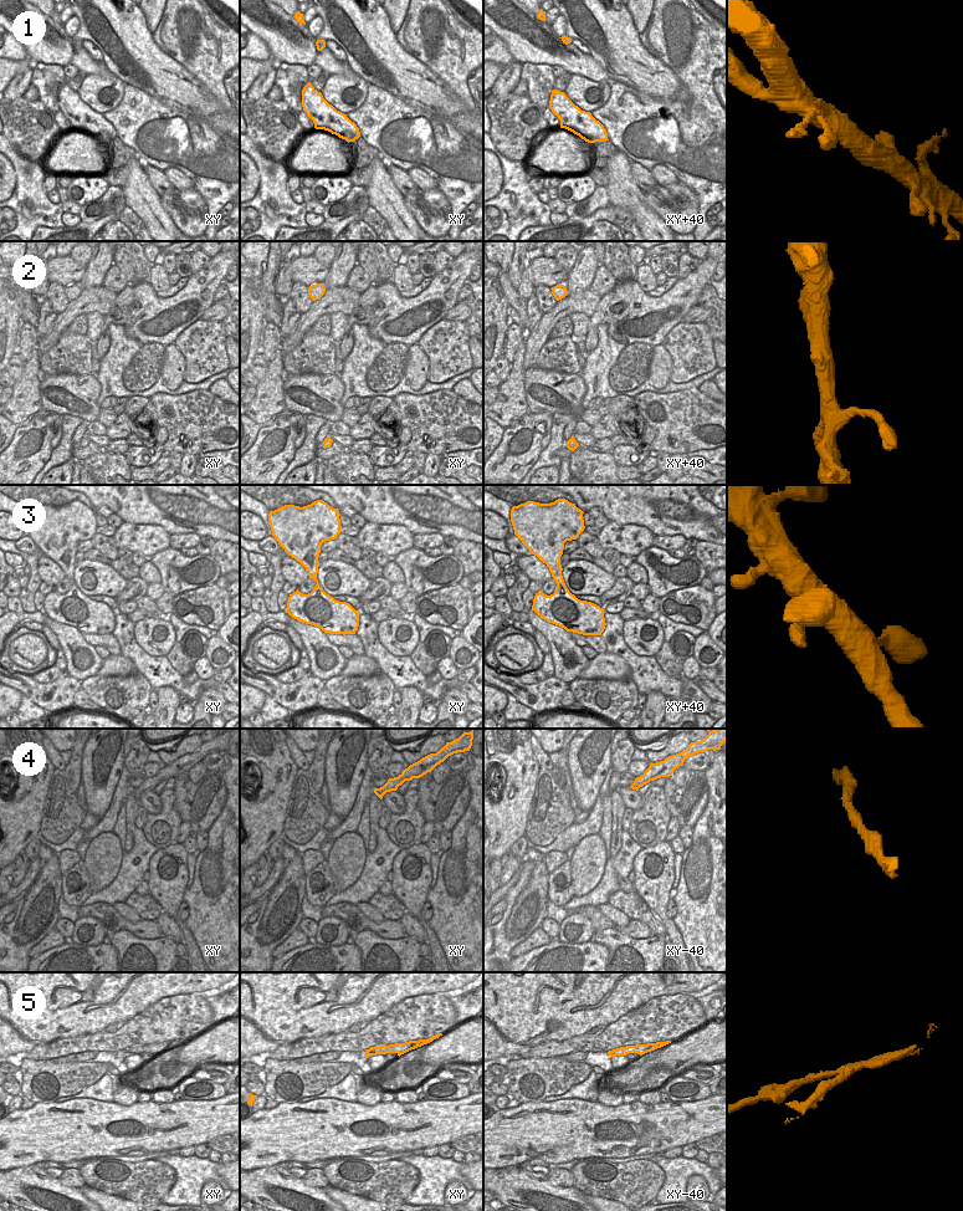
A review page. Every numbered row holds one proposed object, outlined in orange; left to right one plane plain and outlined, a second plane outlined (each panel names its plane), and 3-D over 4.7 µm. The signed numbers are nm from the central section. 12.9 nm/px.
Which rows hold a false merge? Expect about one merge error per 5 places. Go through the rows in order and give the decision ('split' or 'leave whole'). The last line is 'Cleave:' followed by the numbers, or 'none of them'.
1: leave whole
2: leave whole
3: leave whole
4: leave whole
5: split
Cleave: 5

